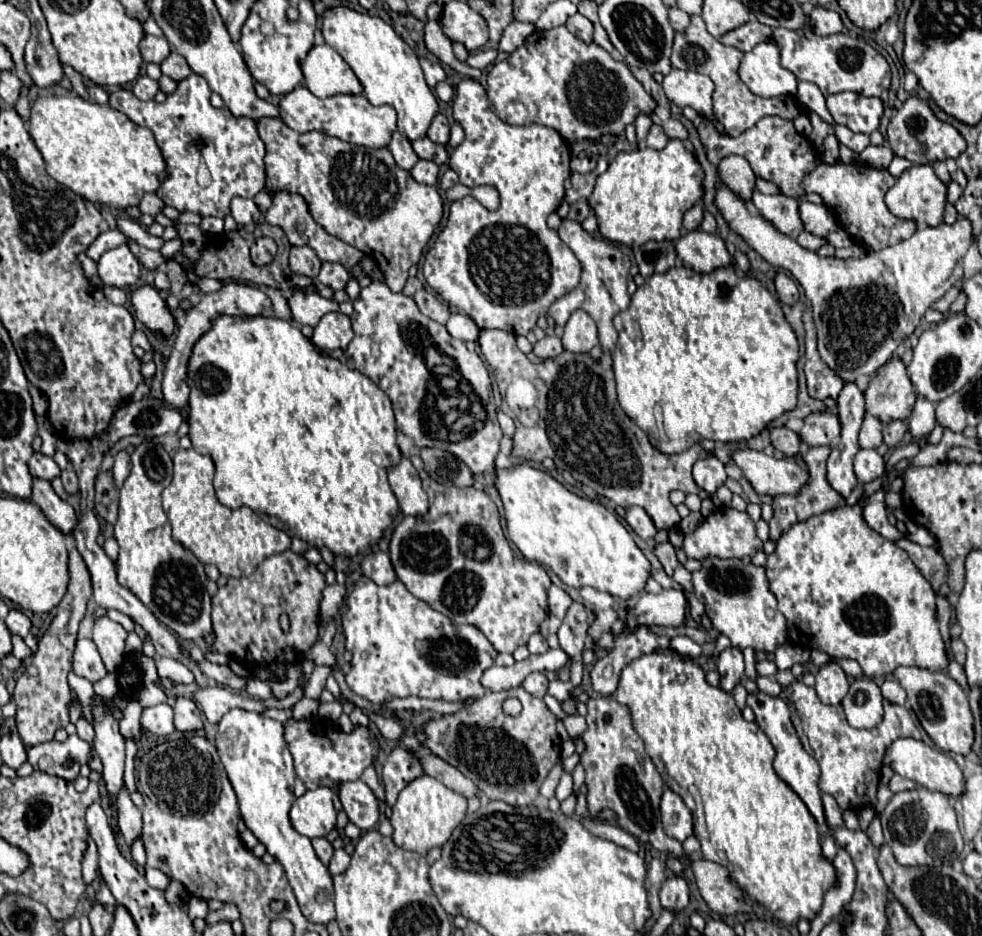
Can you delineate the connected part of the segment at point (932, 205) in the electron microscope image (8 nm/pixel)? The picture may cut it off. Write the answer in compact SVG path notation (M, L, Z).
M931 165L909 167L907 171L901 173L901 177L897 177L895 185L885 195L885 203L893 215L903 219L915 219L917 223L927 223L927 225L943 223L945 201L947 201L947 187L937 179Z

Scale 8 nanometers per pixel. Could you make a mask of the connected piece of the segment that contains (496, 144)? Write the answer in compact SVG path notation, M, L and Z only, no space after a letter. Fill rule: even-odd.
M461 79L453 97L453 119L463 127L465 139L449 155L449 167L459 175L459 183L467 187L493 185L501 195L497 211L487 211L471 195L451 203L447 225L437 235L433 247L425 255L423 275L433 291L449 305L471 315L479 329L503 329L515 335L527 335L537 317L547 313L549 305L573 291L579 285L581 265L573 251L559 239L557 231L549 229L547 217L563 201L563 183L571 175L571 147L555 131L545 125L515 127L503 123L491 109L487 91L475 79Z

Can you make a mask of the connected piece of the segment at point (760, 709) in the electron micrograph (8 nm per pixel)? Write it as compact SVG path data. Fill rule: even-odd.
M763 691L757 693L749 693L747 695L747 705L753 709L753 713L757 713L757 725L763 729L763 733L771 739L777 757L775 757L775 773L803 799L803 803L807 805L807 809L811 811L811 815L817 819L817 823L825 823L823 819L823 805L819 803L821 799L821 791L819 791L819 765L815 763L815 759L803 749L795 727L791 723L791 713L787 703L781 697L771 697Z

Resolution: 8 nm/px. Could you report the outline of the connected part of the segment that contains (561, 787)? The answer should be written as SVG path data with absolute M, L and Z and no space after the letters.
M563 771L563 775L561 775L561 781L559 781L559 785L557 785L557 799L559 801L563 801L563 799L567 799L569 795L571 795L571 791L573 791L573 779L571 779L571 773L567 773L567 771Z

